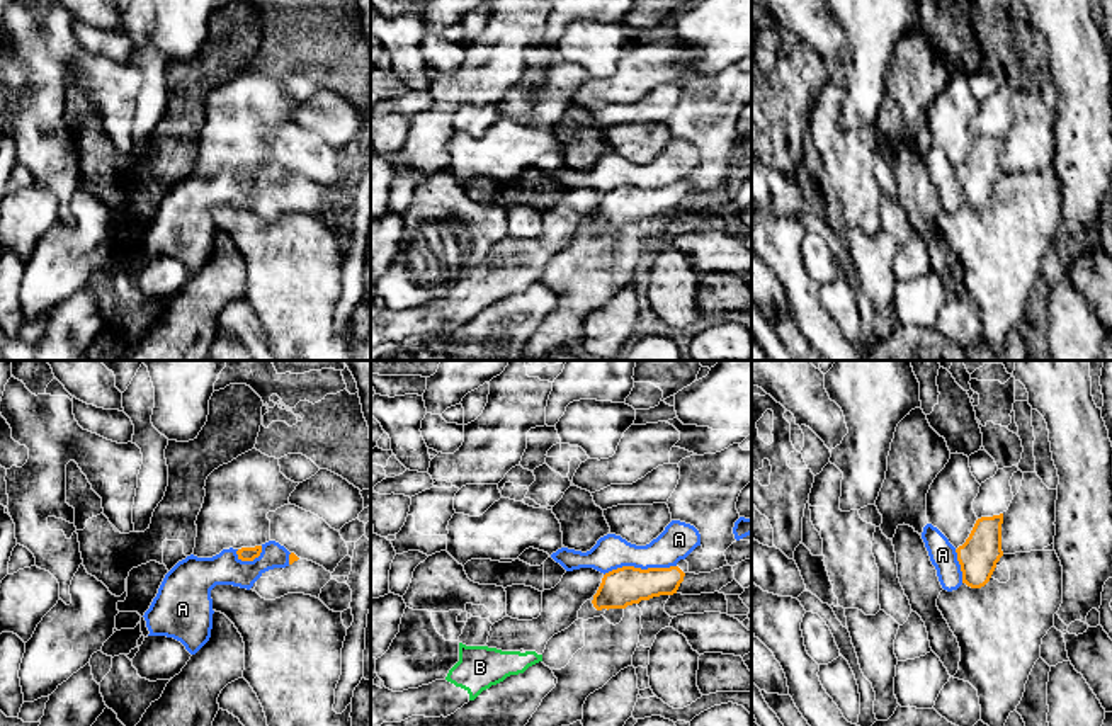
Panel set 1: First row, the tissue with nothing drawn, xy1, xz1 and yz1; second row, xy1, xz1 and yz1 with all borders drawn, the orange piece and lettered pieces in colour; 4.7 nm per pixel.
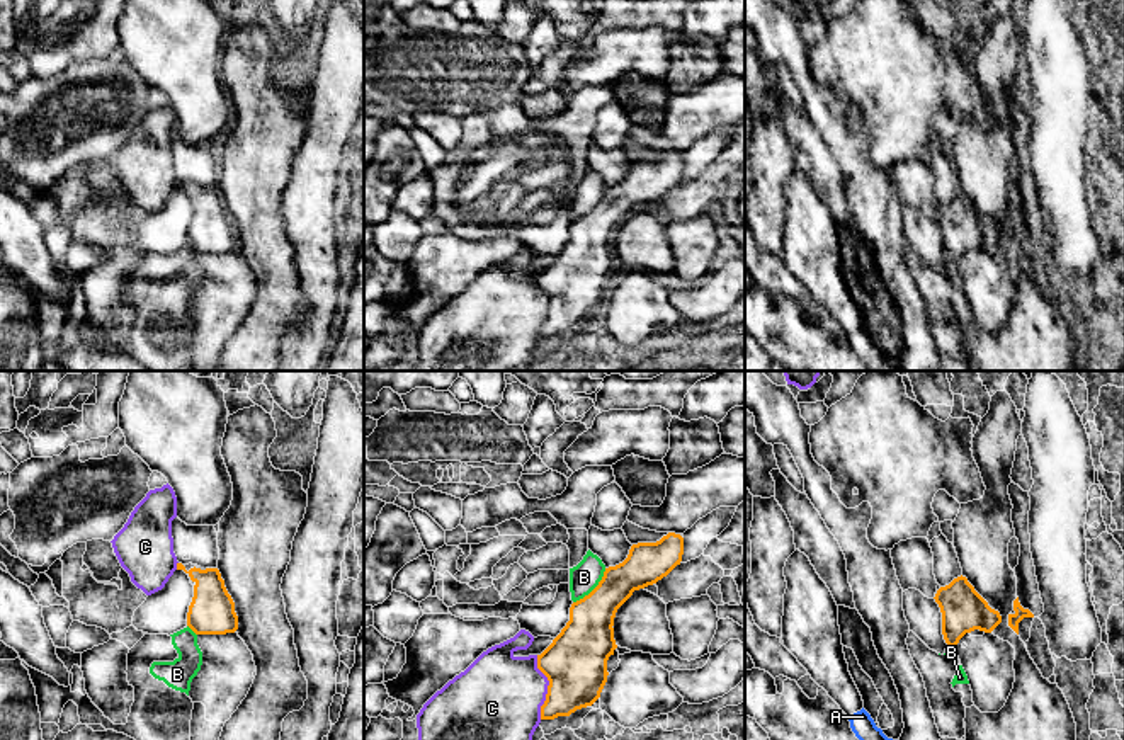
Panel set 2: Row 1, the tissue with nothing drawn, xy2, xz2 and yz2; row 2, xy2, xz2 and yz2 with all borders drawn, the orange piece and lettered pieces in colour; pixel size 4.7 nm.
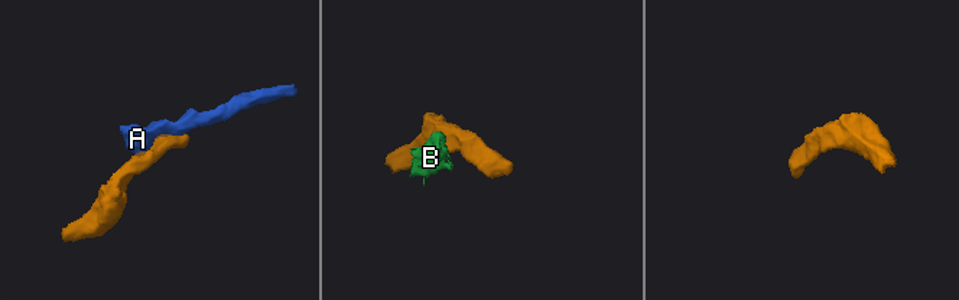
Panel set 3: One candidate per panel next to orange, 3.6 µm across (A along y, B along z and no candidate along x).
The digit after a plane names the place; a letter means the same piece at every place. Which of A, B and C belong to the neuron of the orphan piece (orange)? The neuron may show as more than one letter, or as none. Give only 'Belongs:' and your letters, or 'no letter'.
Belongs: no letter

